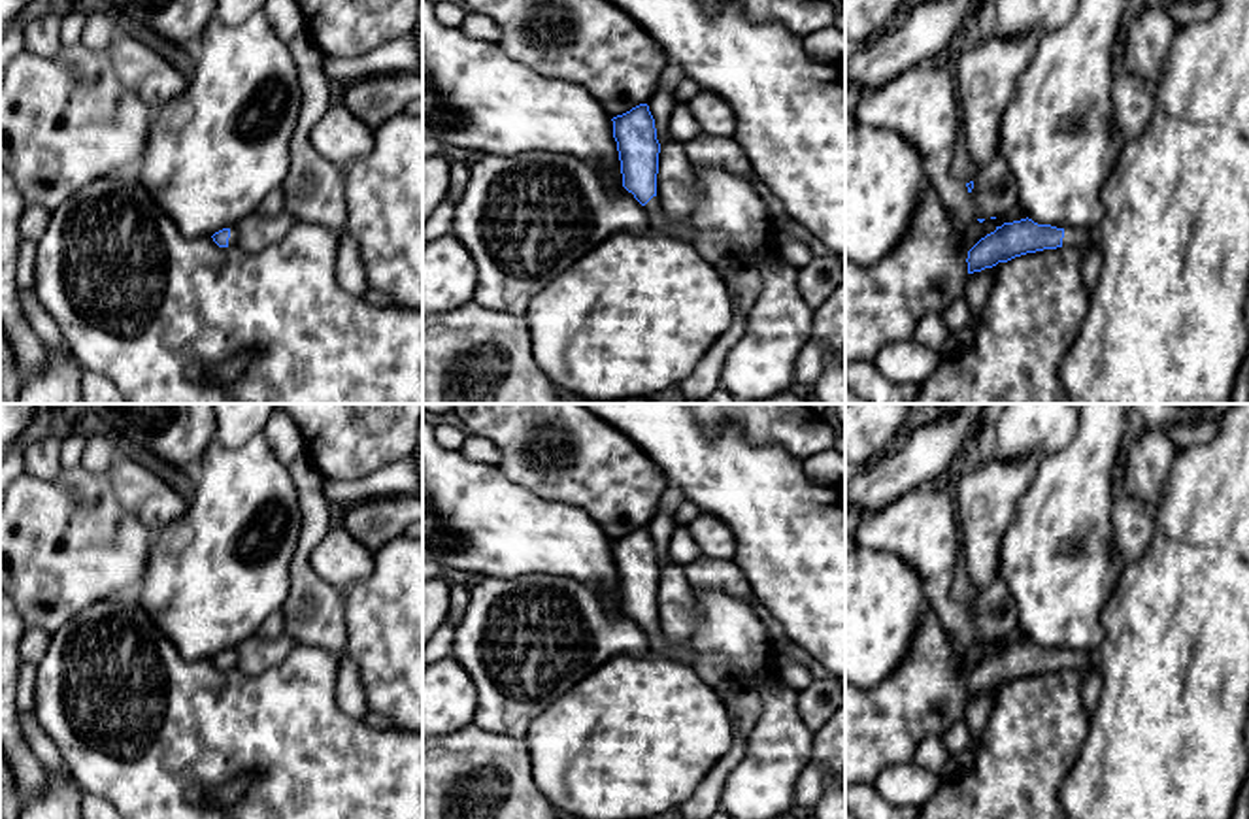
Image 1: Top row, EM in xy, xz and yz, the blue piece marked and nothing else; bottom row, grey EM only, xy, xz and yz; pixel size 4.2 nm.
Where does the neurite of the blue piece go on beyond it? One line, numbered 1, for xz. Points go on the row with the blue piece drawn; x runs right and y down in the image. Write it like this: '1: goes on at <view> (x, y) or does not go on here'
1: goes on at xz (657, 221)

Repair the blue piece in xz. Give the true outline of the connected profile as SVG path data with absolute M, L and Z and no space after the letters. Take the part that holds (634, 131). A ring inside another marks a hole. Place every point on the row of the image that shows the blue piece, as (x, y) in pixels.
M640 104L611 121L623 187L645 208L649 230L691 242L692 225L689 219L677 223L668 221L657 198L660 143L649 106Z

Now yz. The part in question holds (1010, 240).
M1021 219L996 226L968 251L968 274L992 268L1015 257L1057 247L1087 247L1094 242L1092 228L1057 228Z

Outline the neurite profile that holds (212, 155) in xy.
M264 9L240 25L225 25L213 17L196 42L194 72L187 89L153 109L145 149L138 168L128 176L147 191L183 236L213 236L223 228L234 228L257 213L268 192L281 189L291 168L291 140L300 109L302 92L294 57Z

